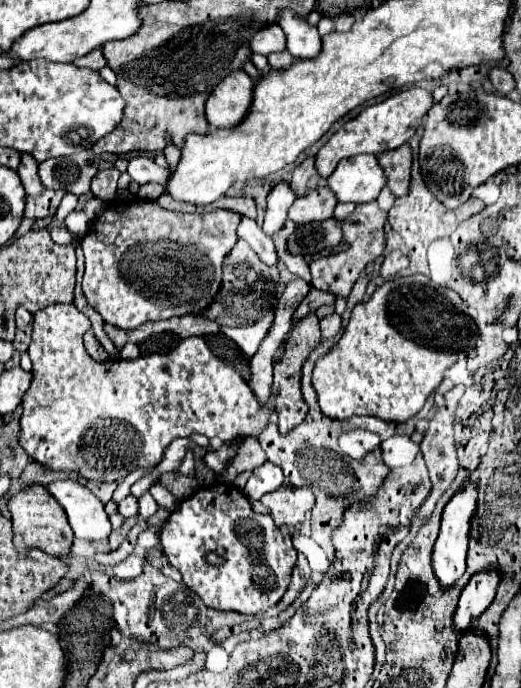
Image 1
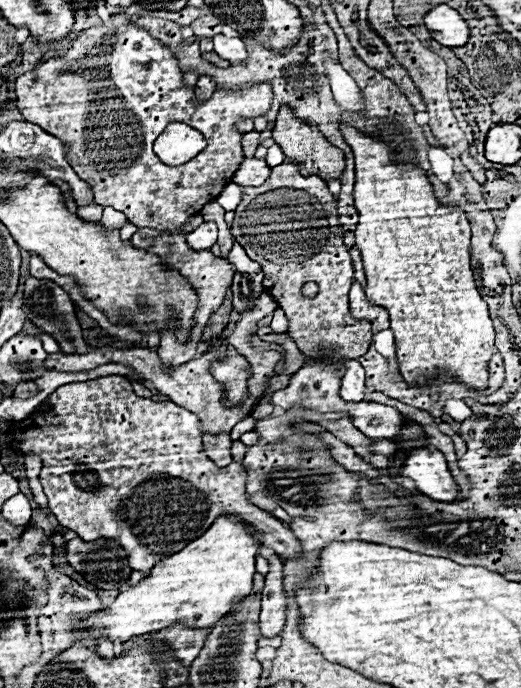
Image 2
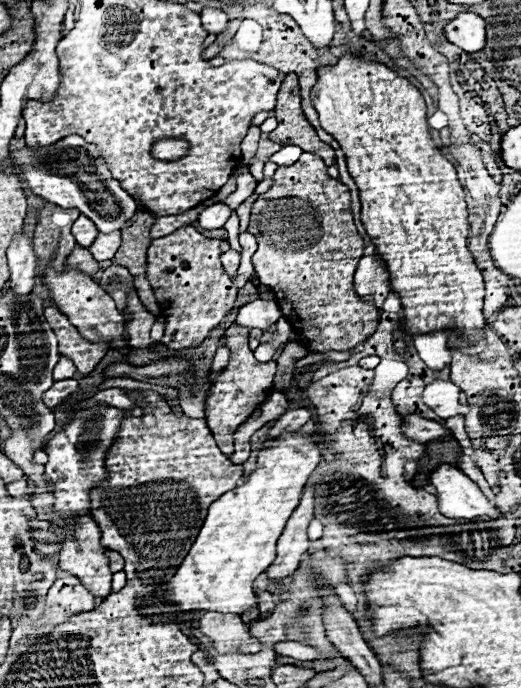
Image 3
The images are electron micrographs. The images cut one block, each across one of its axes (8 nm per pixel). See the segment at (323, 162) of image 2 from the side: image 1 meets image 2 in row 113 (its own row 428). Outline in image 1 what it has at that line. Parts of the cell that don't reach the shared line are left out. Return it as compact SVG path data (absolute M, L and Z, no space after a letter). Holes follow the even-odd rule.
M308 314L300 320L294 322L288 338L284 340L282 348L282 358L274 362L274 402L276 402L276 414L278 414L278 430L282 434L288 434L294 426L298 426L306 412L308 412L308 406L302 398L302 392L300 392L300 370L302 370L302 364L304 360L308 358L310 350L320 342L320 326L318 326L318 316L316 314Z

